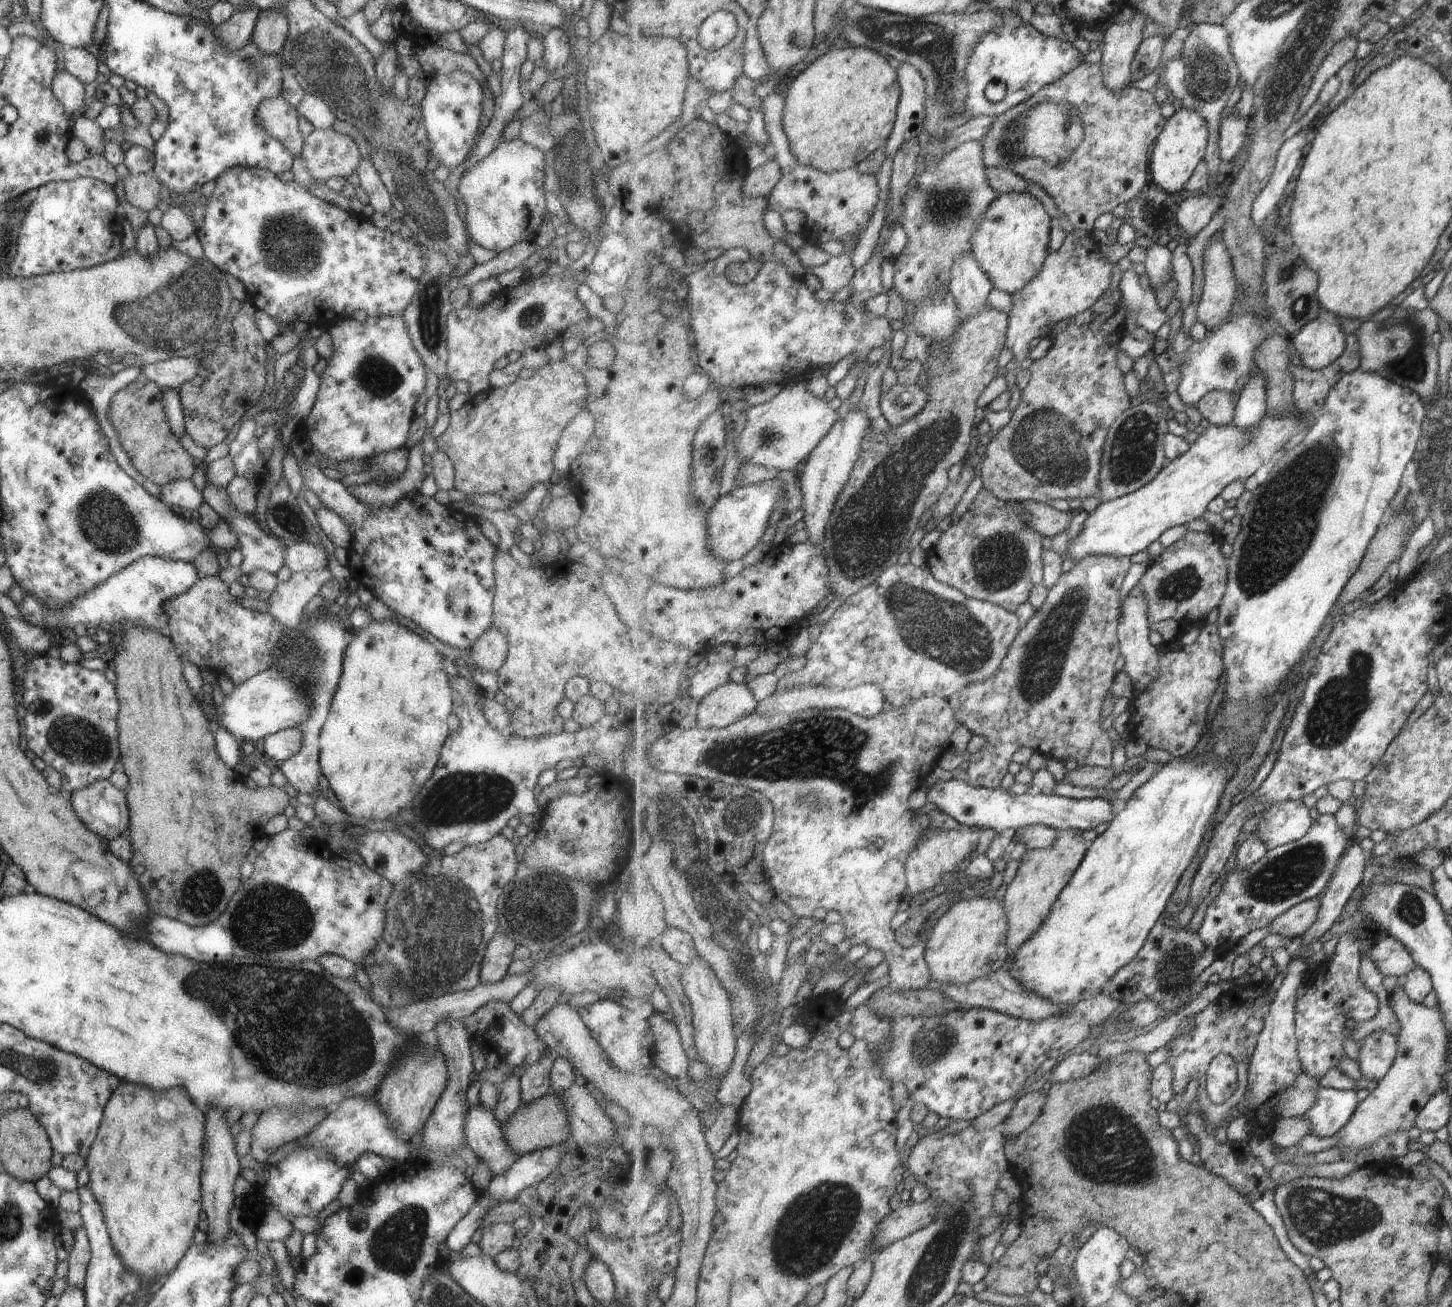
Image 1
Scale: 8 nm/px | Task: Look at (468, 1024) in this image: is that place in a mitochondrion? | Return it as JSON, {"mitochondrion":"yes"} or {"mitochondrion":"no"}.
{"mitochondrion":"no"}

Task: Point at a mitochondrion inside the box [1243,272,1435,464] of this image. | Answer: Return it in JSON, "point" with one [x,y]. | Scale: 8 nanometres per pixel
{"point":[1410,364]}

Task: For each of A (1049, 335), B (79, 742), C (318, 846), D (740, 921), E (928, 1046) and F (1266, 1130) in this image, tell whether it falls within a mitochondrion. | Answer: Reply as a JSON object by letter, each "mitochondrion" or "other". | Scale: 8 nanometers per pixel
{"A":"other","B":"mitochondrion","C":"other","D":"mitochondrion","E":"mitochondrion","F":"other"}

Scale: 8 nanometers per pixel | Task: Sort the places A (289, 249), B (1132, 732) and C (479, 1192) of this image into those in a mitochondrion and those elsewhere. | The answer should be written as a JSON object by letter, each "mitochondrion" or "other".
{"A":"mitochondrion","B":"other","C":"other"}

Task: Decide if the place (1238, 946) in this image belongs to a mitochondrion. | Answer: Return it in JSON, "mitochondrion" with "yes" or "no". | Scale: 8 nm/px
{"mitochondrion":"no"}

